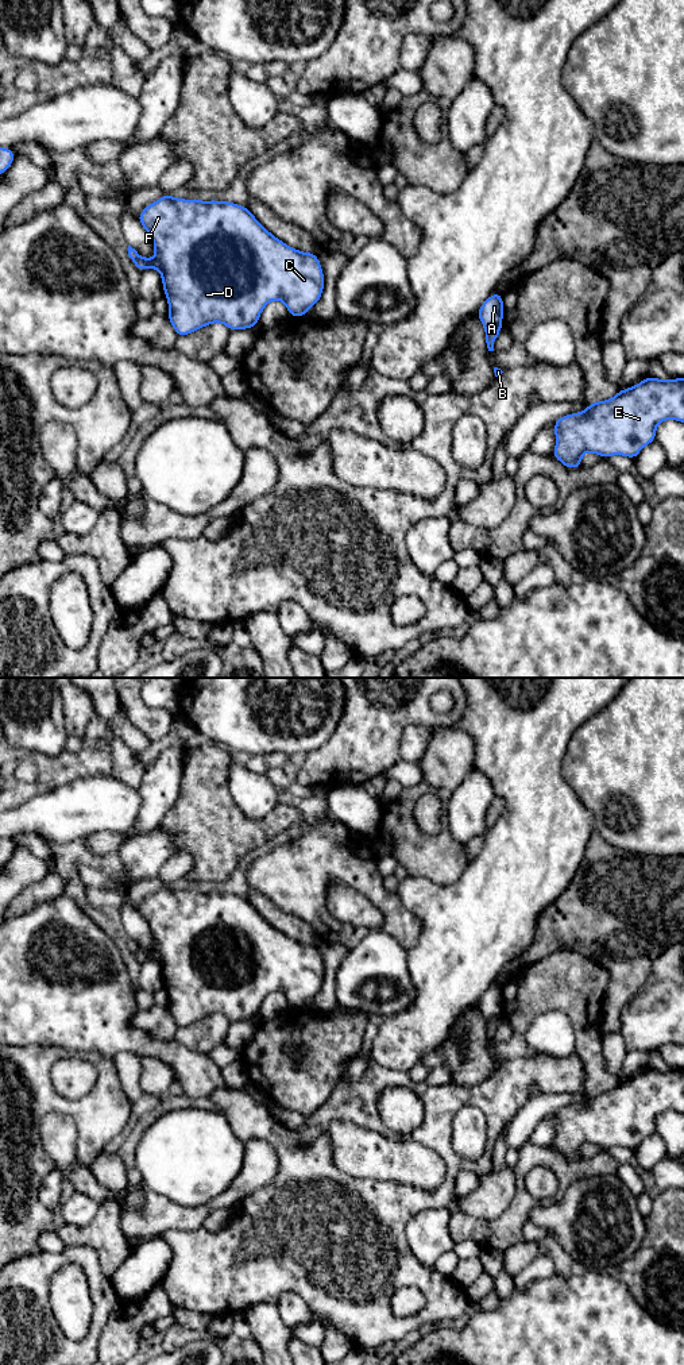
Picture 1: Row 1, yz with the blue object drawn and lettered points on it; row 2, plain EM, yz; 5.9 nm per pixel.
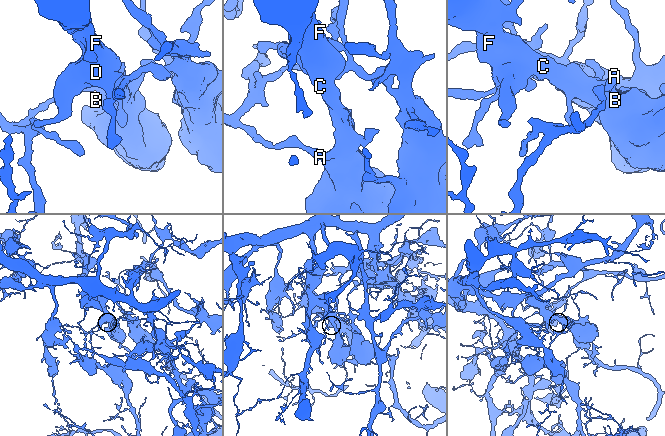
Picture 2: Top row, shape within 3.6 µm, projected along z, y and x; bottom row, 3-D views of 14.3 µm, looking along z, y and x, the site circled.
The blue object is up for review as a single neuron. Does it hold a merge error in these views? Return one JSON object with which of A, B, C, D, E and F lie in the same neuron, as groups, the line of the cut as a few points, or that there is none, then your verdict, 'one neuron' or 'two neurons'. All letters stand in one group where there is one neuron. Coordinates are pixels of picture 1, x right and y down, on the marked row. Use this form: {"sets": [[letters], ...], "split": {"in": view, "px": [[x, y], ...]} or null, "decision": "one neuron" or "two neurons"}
{"sets": [["A"], ["B", "C", "D", "E", "F"]], "split": {"in": "yz", "px": [[501, 323], [486, 332]]}, "decision": "two neurons"}

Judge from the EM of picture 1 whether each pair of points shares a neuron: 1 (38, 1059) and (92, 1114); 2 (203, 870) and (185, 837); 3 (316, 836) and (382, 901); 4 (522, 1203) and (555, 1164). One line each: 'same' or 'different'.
1: same
2: same
3: same
4: same

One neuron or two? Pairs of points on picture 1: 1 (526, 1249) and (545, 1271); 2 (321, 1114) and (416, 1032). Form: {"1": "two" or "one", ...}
{"1": "two", "2": "two"}

